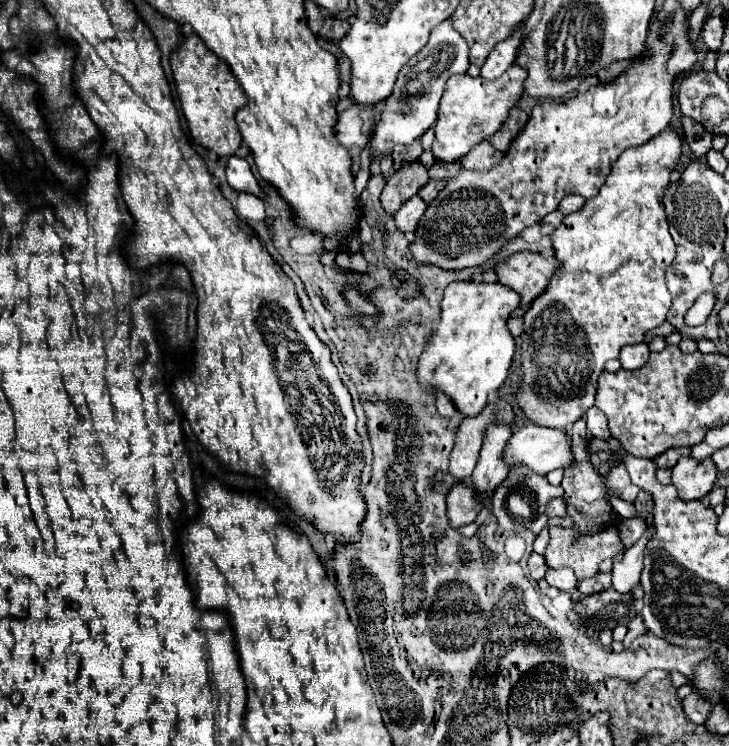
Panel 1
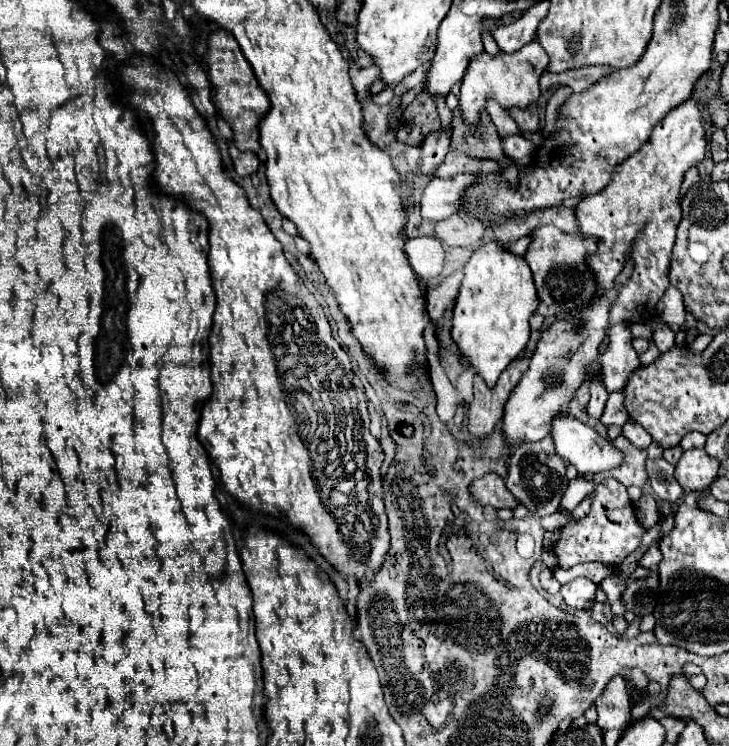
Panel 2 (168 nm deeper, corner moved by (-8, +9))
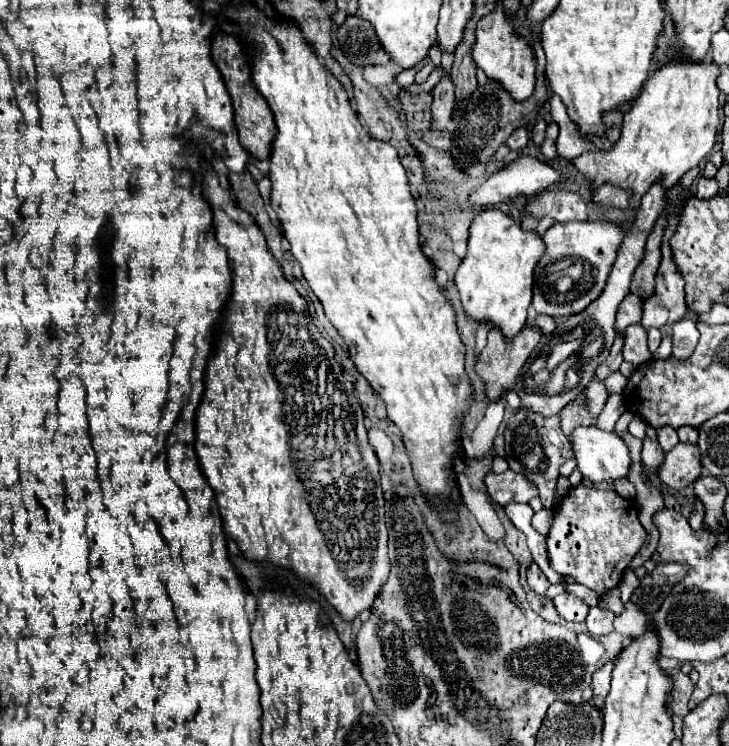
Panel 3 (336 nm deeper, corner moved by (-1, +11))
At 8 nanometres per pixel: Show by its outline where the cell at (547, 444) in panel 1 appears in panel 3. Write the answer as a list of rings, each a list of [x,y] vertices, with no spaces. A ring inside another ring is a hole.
[[[578,427],[572,433],[572,449],[578,461],[578,469],[586,479],[616,481],[628,477],[630,451],[628,445],[616,433],[600,431],[598,427]]]

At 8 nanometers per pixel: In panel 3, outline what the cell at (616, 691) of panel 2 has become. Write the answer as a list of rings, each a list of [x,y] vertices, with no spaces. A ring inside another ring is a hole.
[[[606,663],[592,677],[592,689],[594,689],[594,699],[592,701],[600,709],[604,705],[604,699],[606,699],[608,691],[610,691],[610,671],[612,671],[612,667],[614,667],[614,663]]]

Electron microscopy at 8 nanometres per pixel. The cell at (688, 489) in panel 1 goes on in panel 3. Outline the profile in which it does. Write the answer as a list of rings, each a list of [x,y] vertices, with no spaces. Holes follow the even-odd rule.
[[[678,443],[672,447],[658,469],[658,477],[672,489],[684,489],[702,475],[700,453],[696,445]]]

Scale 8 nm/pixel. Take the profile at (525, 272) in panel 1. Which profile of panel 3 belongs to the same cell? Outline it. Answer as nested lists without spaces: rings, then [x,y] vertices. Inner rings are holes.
[[[570,221],[552,225],[542,237],[546,243],[546,253],[534,271],[534,311],[540,315],[570,317],[596,301],[604,291],[624,235],[624,227],[610,221]],[[570,257],[574,257],[576,263],[560,269],[560,261]]]

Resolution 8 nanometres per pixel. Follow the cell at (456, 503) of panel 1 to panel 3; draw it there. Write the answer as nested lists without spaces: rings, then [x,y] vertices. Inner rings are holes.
[[[508,469],[500,475],[488,473],[486,487],[488,487],[488,495],[502,507],[512,501],[528,503],[530,499],[534,499],[538,495],[538,489],[534,489],[534,485],[530,485],[530,481],[526,481],[526,477],[522,477],[522,473],[514,473],[512,469]]]

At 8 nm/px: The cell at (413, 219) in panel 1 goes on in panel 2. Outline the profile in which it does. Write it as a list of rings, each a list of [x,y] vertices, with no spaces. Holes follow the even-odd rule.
[[[455,175],[455,179],[431,179],[421,195],[421,217],[429,221],[443,221],[457,213],[461,193],[473,181],[475,175]]]

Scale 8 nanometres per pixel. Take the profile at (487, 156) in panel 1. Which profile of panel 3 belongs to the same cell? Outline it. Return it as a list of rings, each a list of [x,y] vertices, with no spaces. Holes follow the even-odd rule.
[[[522,127],[522,129],[516,129],[516,131],[510,135],[510,139],[506,141],[506,145],[508,145],[510,149],[518,151],[518,149],[522,149],[522,147],[528,145],[528,139],[530,139],[530,131],[528,131],[526,127]]]

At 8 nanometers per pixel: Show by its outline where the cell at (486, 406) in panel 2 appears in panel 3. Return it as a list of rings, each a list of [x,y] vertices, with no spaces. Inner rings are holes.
[[[526,323],[526,327],[518,333],[518,337],[514,337],[510,341],[506,341],[506,337],[502,337],[500,329],[490,329],[488,345],[482,349],[482,353],[478,357],[478,363],[476,363],[476,373],[482,377],[490,401],[498,401],[502,397],[502,393],[508,391],[514,385],[514,381],[518,377],[518,371],[522,369],[526,359],[532,355],[540,337],[542,337],[542,331],[538,327],[534,327],[532,323]]]

